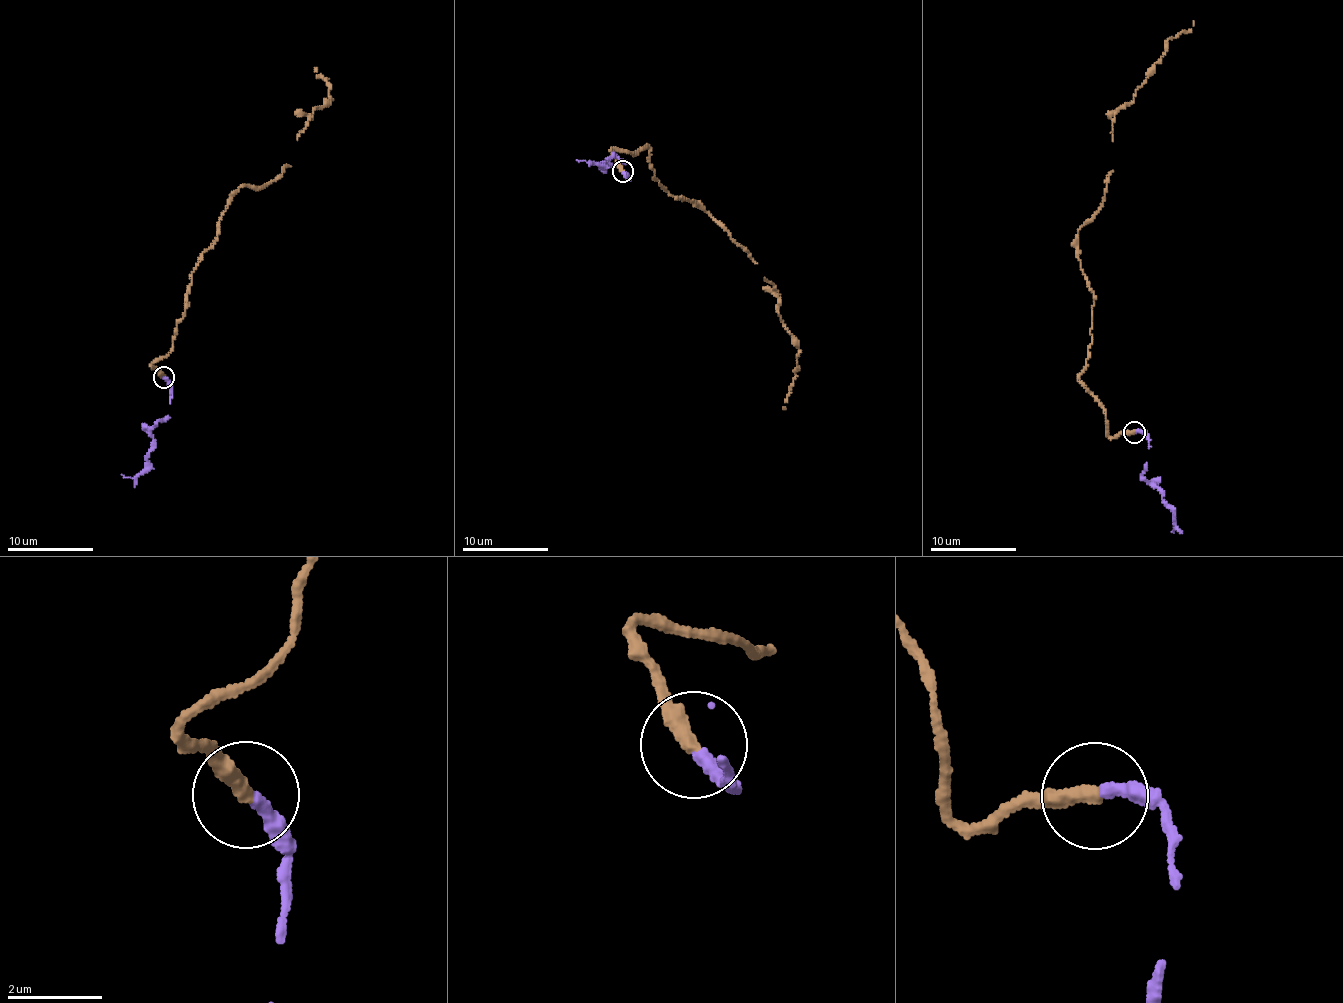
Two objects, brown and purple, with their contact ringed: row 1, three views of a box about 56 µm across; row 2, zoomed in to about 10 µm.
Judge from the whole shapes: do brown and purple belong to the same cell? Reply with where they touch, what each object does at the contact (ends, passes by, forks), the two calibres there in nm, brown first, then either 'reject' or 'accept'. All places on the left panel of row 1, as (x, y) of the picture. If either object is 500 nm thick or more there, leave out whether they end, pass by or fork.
place (163, 377); brown ends; purple ends; calibres 340 and 280 nm; accept

